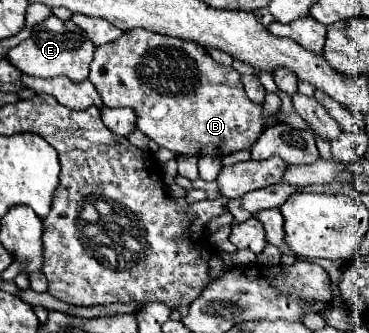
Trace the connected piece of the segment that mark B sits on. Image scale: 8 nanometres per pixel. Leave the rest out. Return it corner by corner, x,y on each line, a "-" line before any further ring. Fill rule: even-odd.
146,29
126,31
118,41
98,47
90,65
90,81
102,95
106,107
132,107
138,117
138,129
160,147
170,149
174,155
230,155
242,149
250,149
264,129
282,123
280,111
264,117
264,105
248,101
240,73
232,67
222,67
216,63
202,45

